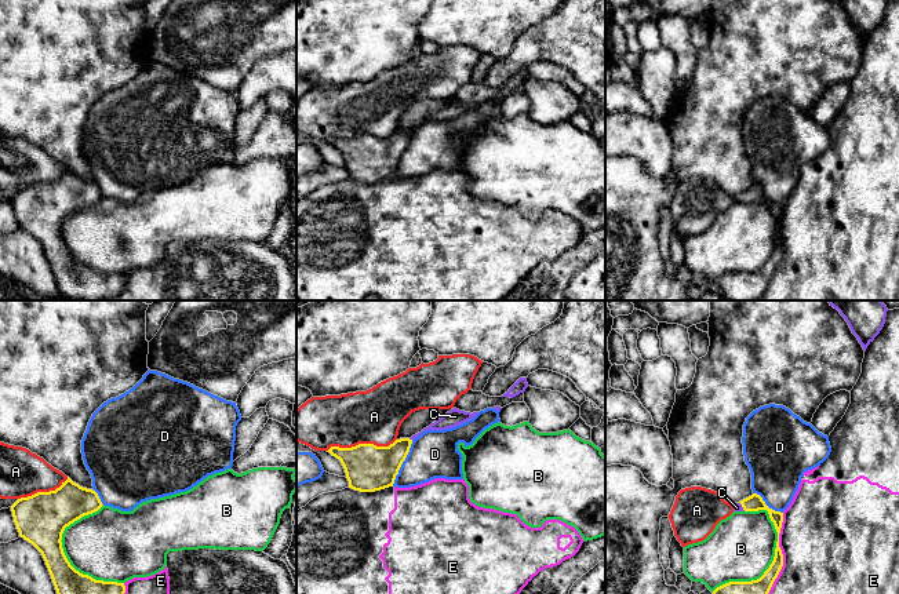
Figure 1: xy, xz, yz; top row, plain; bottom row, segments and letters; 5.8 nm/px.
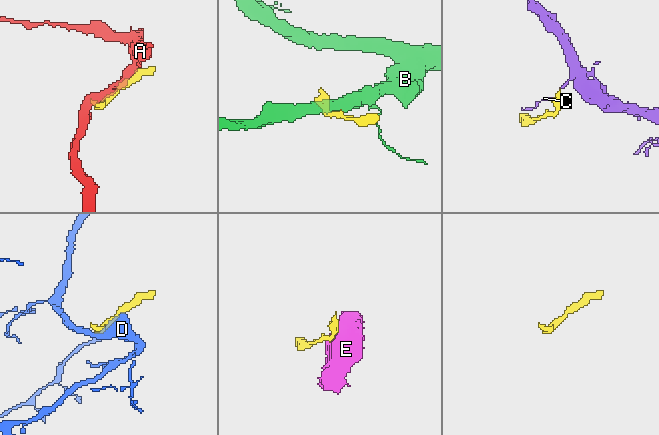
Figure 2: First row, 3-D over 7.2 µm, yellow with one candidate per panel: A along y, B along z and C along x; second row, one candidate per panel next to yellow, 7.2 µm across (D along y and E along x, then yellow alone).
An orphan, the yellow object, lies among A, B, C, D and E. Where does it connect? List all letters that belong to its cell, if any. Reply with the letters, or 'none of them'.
C

